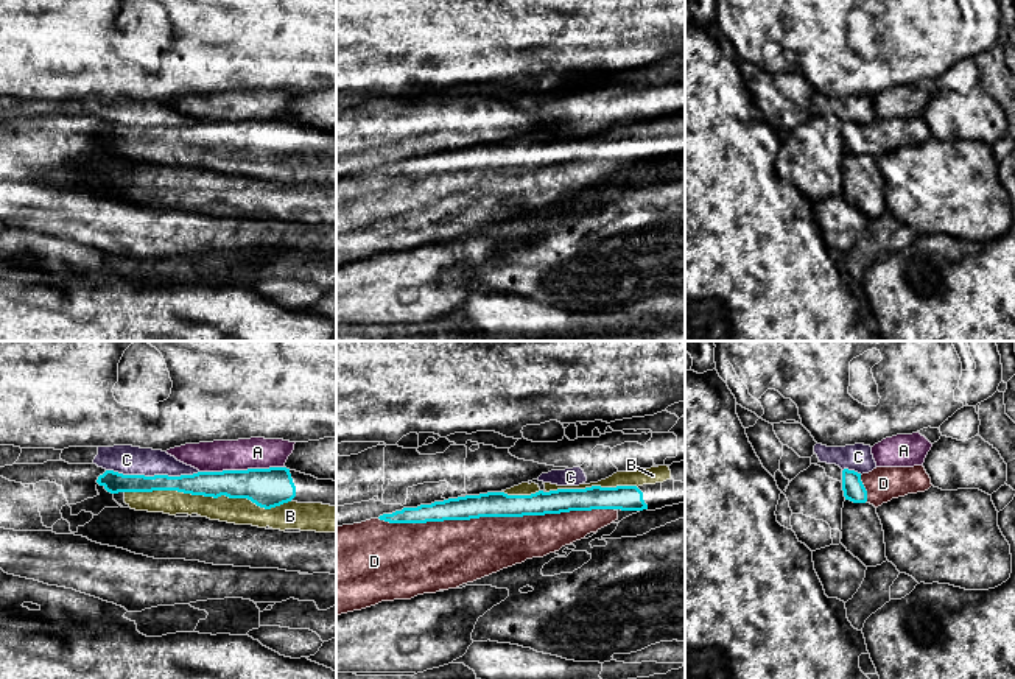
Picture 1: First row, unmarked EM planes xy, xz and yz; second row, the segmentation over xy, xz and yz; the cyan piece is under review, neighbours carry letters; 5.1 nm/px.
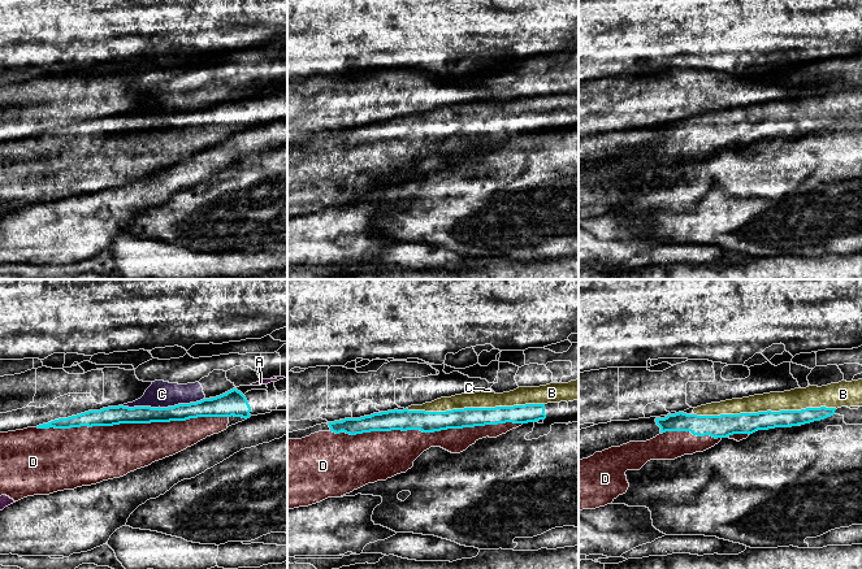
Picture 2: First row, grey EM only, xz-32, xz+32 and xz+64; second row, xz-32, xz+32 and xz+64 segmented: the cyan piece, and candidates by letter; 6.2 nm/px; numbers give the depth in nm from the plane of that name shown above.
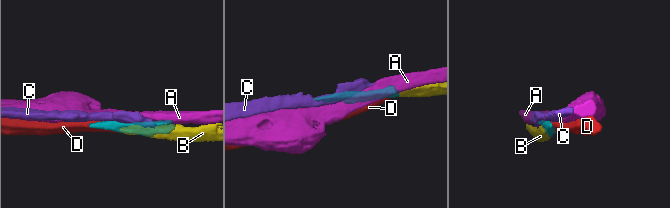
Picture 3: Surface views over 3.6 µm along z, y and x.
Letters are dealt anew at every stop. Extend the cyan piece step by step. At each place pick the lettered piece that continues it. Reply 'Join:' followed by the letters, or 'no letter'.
Join: B, D

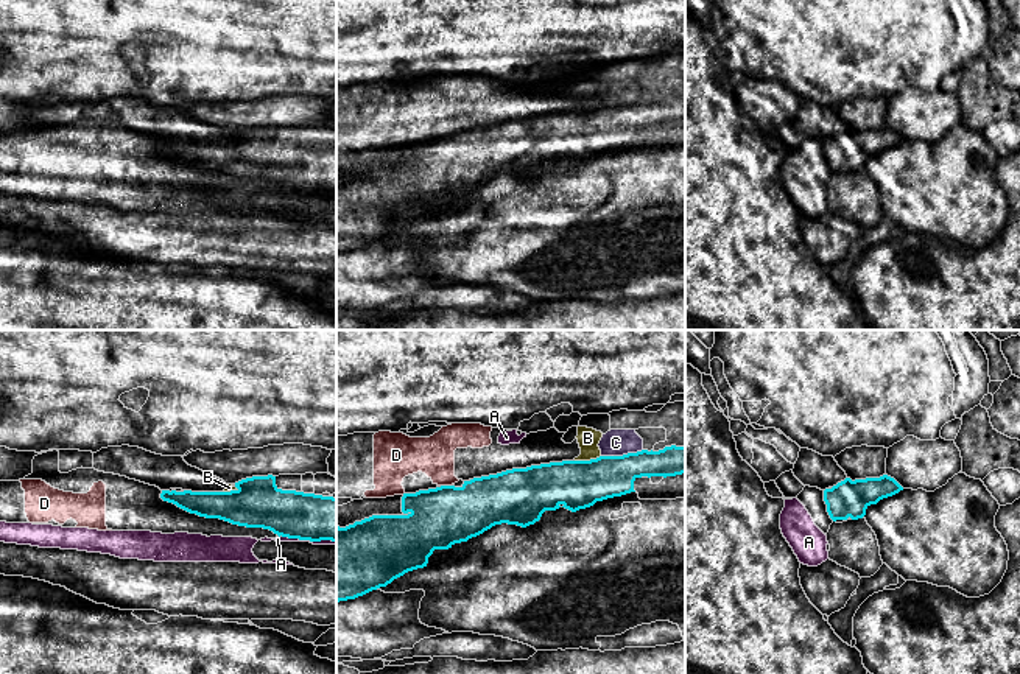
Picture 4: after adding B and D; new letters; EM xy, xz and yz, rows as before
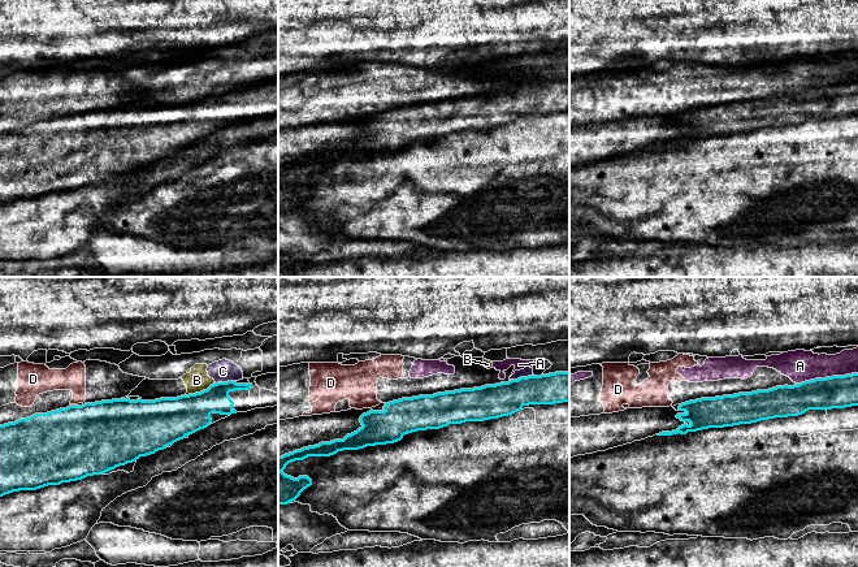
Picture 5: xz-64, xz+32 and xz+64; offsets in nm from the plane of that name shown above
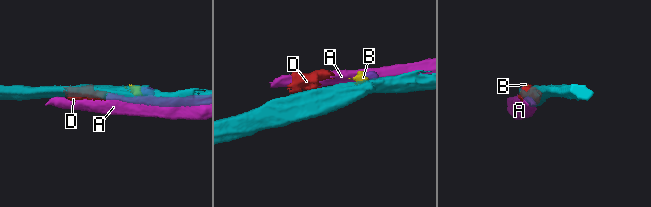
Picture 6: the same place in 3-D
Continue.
Join: no letter

